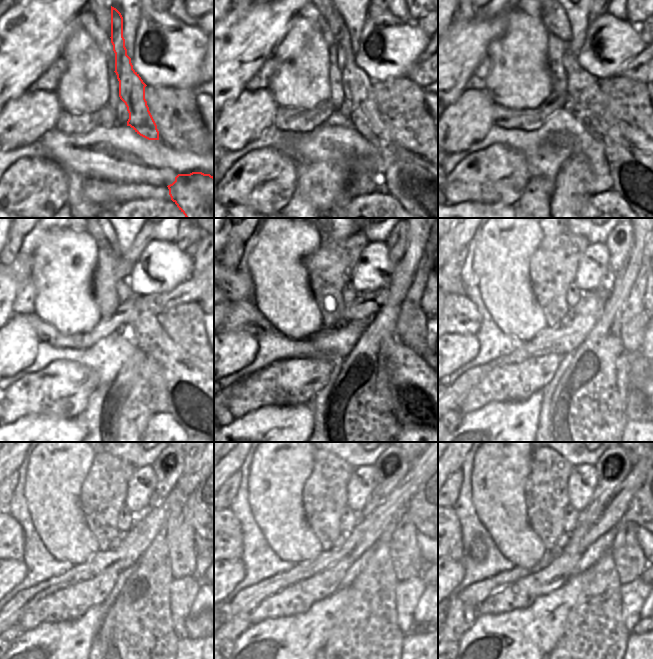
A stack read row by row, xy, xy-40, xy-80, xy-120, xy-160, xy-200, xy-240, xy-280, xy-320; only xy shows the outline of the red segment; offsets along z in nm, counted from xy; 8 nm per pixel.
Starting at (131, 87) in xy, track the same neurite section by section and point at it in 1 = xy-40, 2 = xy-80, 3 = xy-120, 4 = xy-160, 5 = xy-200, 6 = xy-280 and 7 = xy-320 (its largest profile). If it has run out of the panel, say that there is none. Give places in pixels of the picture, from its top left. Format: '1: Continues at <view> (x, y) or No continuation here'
1: Continues at xy-40 (417, 183)
2: Continues at xy-80 (641, 179)
3: Continues at xy-120 (193, 397)
4: Continues at xy-160 (417, 395)
5: Continues at xy-200 (641, 398)
6: Continues at xy-280 (352, 523)
7: Continues at xy-320 (575, 518)

